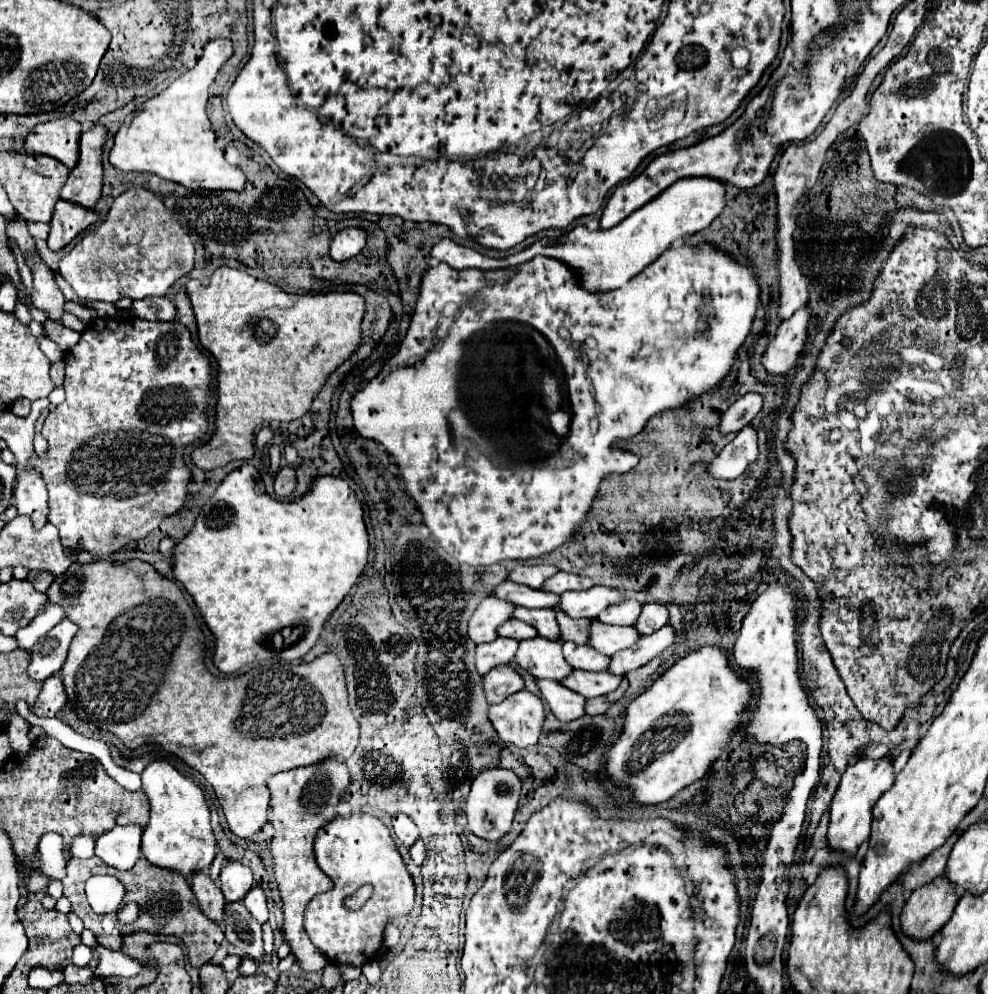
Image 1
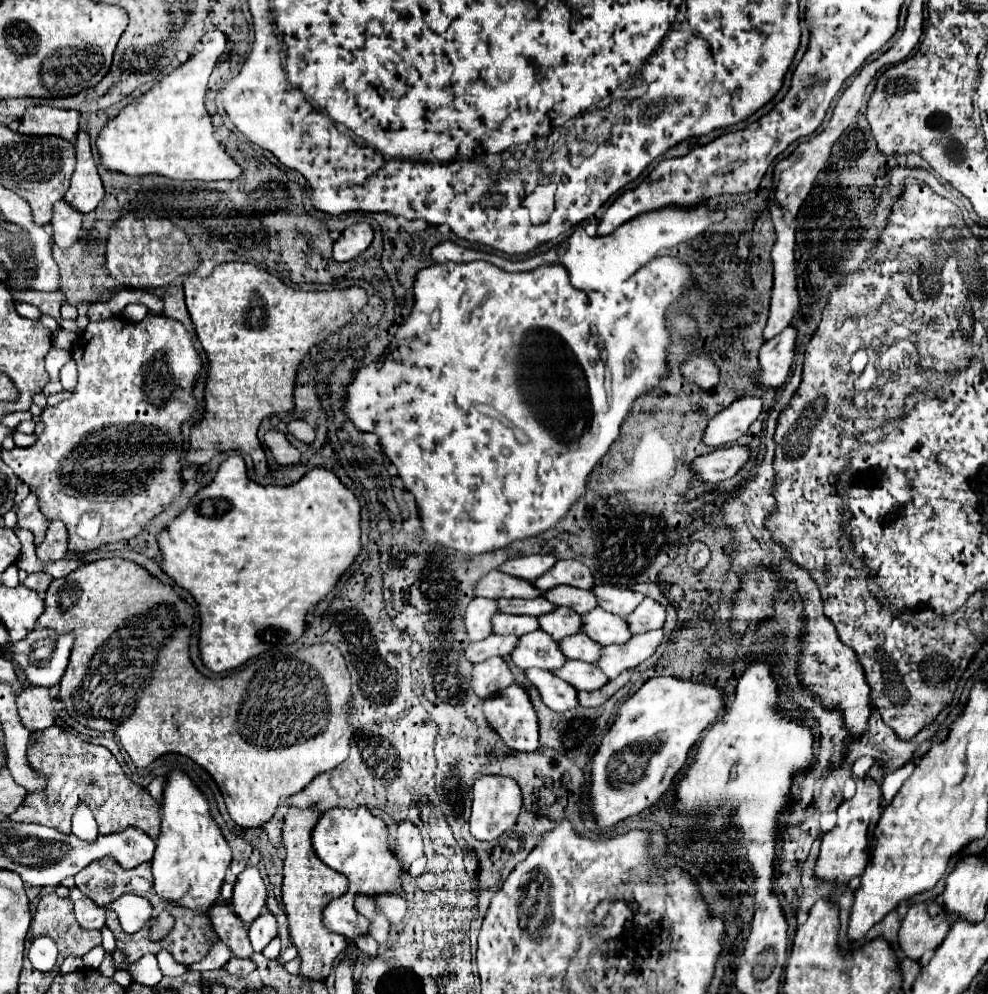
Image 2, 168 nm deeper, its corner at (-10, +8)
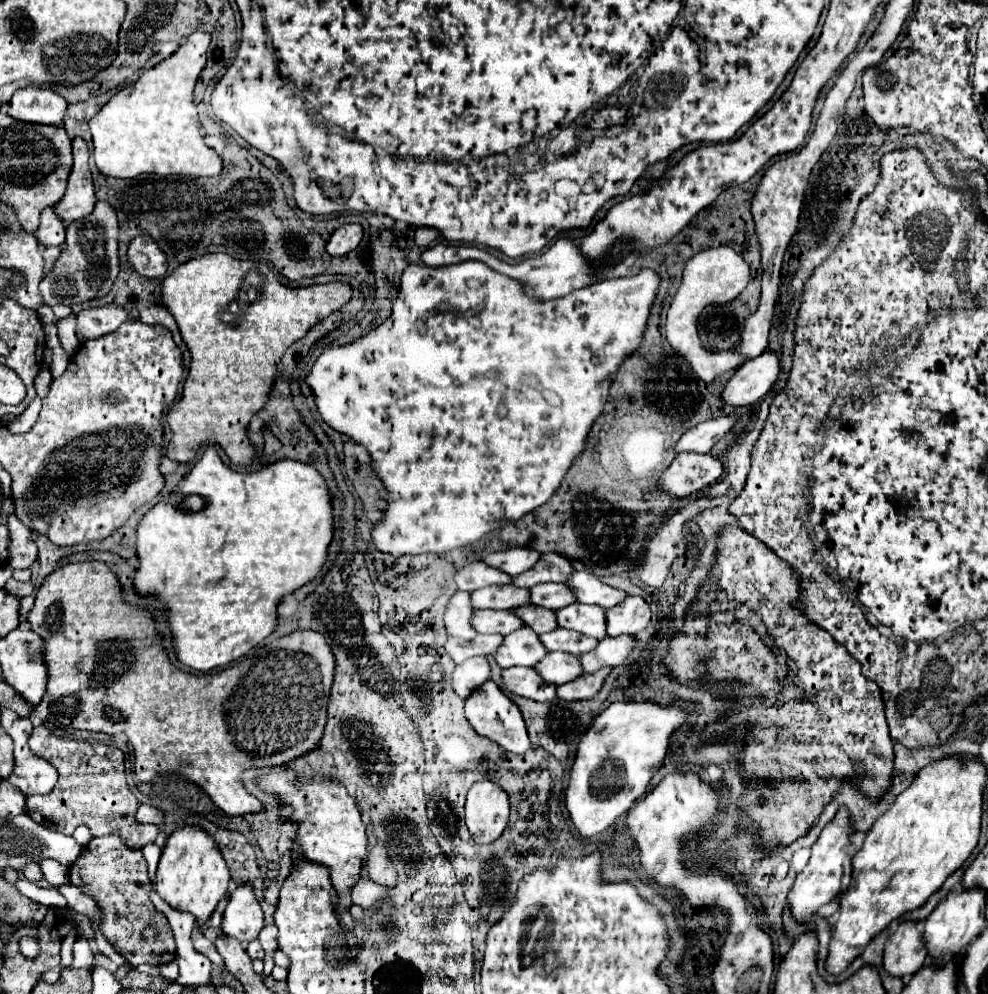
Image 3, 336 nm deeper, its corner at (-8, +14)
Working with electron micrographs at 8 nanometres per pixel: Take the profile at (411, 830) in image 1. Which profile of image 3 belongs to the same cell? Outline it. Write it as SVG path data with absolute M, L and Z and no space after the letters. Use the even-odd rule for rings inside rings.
M376 844L370 850L370 854L366 858L366 872L368 872L368 878L380 886L394 886L396 884L396 870L394 870L392 860L388 858L386 846Z

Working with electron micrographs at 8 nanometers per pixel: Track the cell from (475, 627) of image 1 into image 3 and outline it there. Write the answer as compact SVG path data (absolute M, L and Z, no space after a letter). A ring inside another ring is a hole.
M456 592L444 612L444 626L446 632L454 638L472 640L476 636L476 630L470 626L470 618L474 614L474 608L470 606L470 594L468 592Z

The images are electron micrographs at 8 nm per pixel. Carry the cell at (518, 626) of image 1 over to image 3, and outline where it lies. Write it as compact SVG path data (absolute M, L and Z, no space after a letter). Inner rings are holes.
M476 610L472 614L472 628L478 634L502 634L502 636L506 636L506 634L522 628L522 622L510 610L508 612Z

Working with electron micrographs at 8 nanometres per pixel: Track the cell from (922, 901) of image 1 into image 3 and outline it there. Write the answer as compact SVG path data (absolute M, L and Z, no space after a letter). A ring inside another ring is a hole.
M902 922L884 948L884 970L894 978L916 974L928 960L920 930L914 922Z

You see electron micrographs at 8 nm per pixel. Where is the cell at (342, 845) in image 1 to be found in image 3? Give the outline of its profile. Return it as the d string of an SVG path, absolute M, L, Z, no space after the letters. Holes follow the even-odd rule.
M280 770L262 774L254 780L264 792L278 798L278 808L290 808L292 814L284 814L286 822L298 824L290 854L296 858L298 854L310 862L324 864L330 872L332 886L336 892L350 890L360 880L360 868L366 854L366 826L362 824L360 810L356 800L346 794L346 788L334 780L326 778L320 772L312 772L310 776L302 776L292 770Z

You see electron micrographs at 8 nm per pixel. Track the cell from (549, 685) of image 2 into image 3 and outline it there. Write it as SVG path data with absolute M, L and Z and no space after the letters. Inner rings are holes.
M514 666L514 668L504 668L502 670L502 682L504 688L522 696L530 698L534 702L552 702L556 700L556 686L546 684L534 668L526 666Z

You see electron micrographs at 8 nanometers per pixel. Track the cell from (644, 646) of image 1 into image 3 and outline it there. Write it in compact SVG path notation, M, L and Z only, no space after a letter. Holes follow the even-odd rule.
M616 636L616 638L604 638L600 640L600 644L592 650L586 652L580 658L580 666L584 668L584 672L596 672L604 666L618 666L622 664L628 654L634 648L634 638L632 636Z

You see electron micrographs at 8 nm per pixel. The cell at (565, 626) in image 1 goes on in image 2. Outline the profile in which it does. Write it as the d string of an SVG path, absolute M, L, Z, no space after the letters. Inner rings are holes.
M556 608L554 612L550 614L544 614L538 618L540 622L540 628L544 632L548 632L554 640L562 640L566 636L572 636L572 634L578 634L582 632L582 616L576 614L574 610L570 608Z

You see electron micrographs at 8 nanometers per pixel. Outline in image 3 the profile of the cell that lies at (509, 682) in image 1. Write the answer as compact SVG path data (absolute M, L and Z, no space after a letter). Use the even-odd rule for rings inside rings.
M474 656L462 664L458 664L452 672L452 688L464 700L490 678L490 666L484 656Z

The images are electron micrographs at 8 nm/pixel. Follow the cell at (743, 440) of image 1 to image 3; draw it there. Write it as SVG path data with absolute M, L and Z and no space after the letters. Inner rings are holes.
M680 452L674 462L660 474L658 488L672 498L686 498L716 482L722 474L722 462L712 454Z

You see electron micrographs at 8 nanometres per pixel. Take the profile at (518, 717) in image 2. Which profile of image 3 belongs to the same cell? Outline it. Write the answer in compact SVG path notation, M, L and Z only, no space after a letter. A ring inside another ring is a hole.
M492 680L484 682L480 688L476 688L476 690L466 698L464 714L466 714L466 720L470 722L472 730L474 730L478 736L484 736L484 738L494 740L498 746L502 746L502 748L508 750L508 752L524 754L524 752L532 746L520 710L516 708L516 704L512 704L512 700L510 700Z

